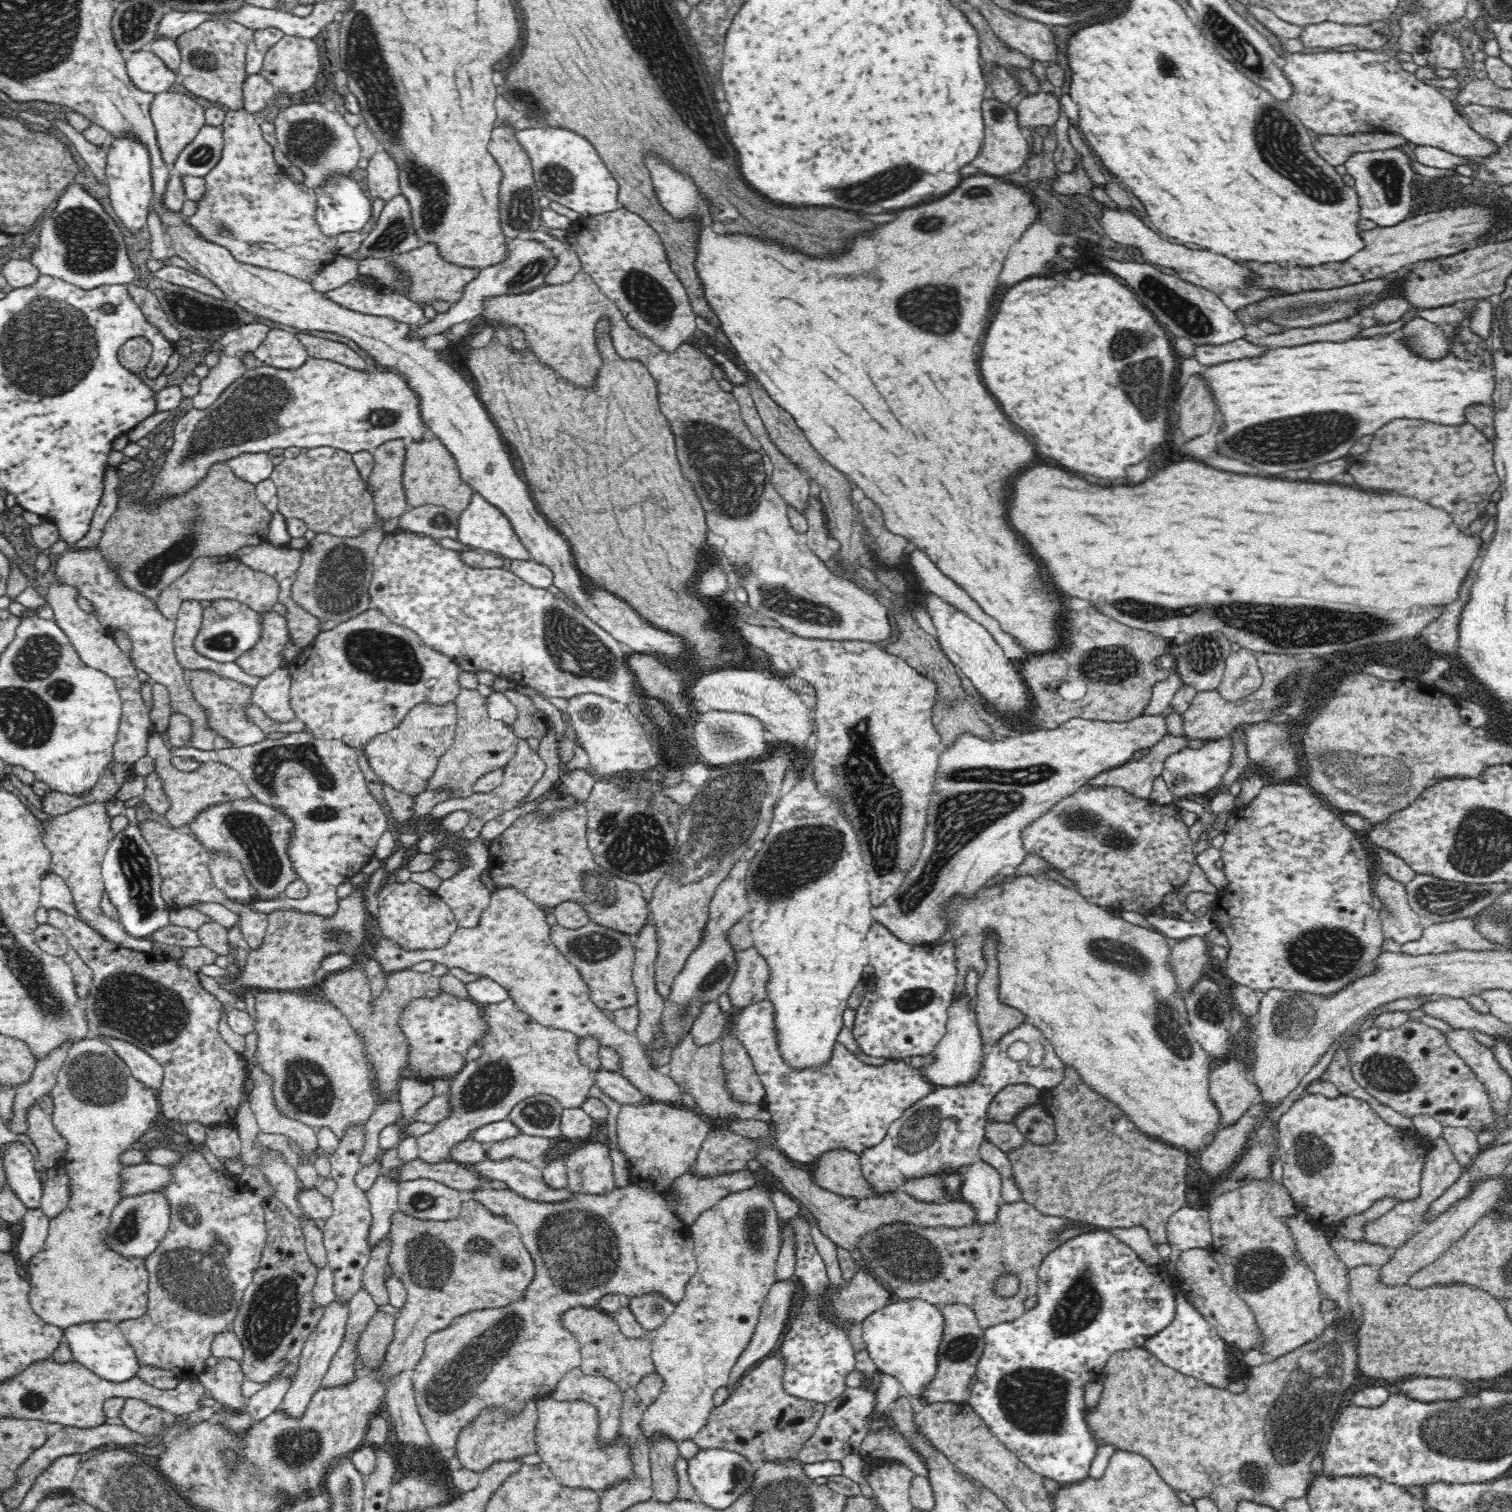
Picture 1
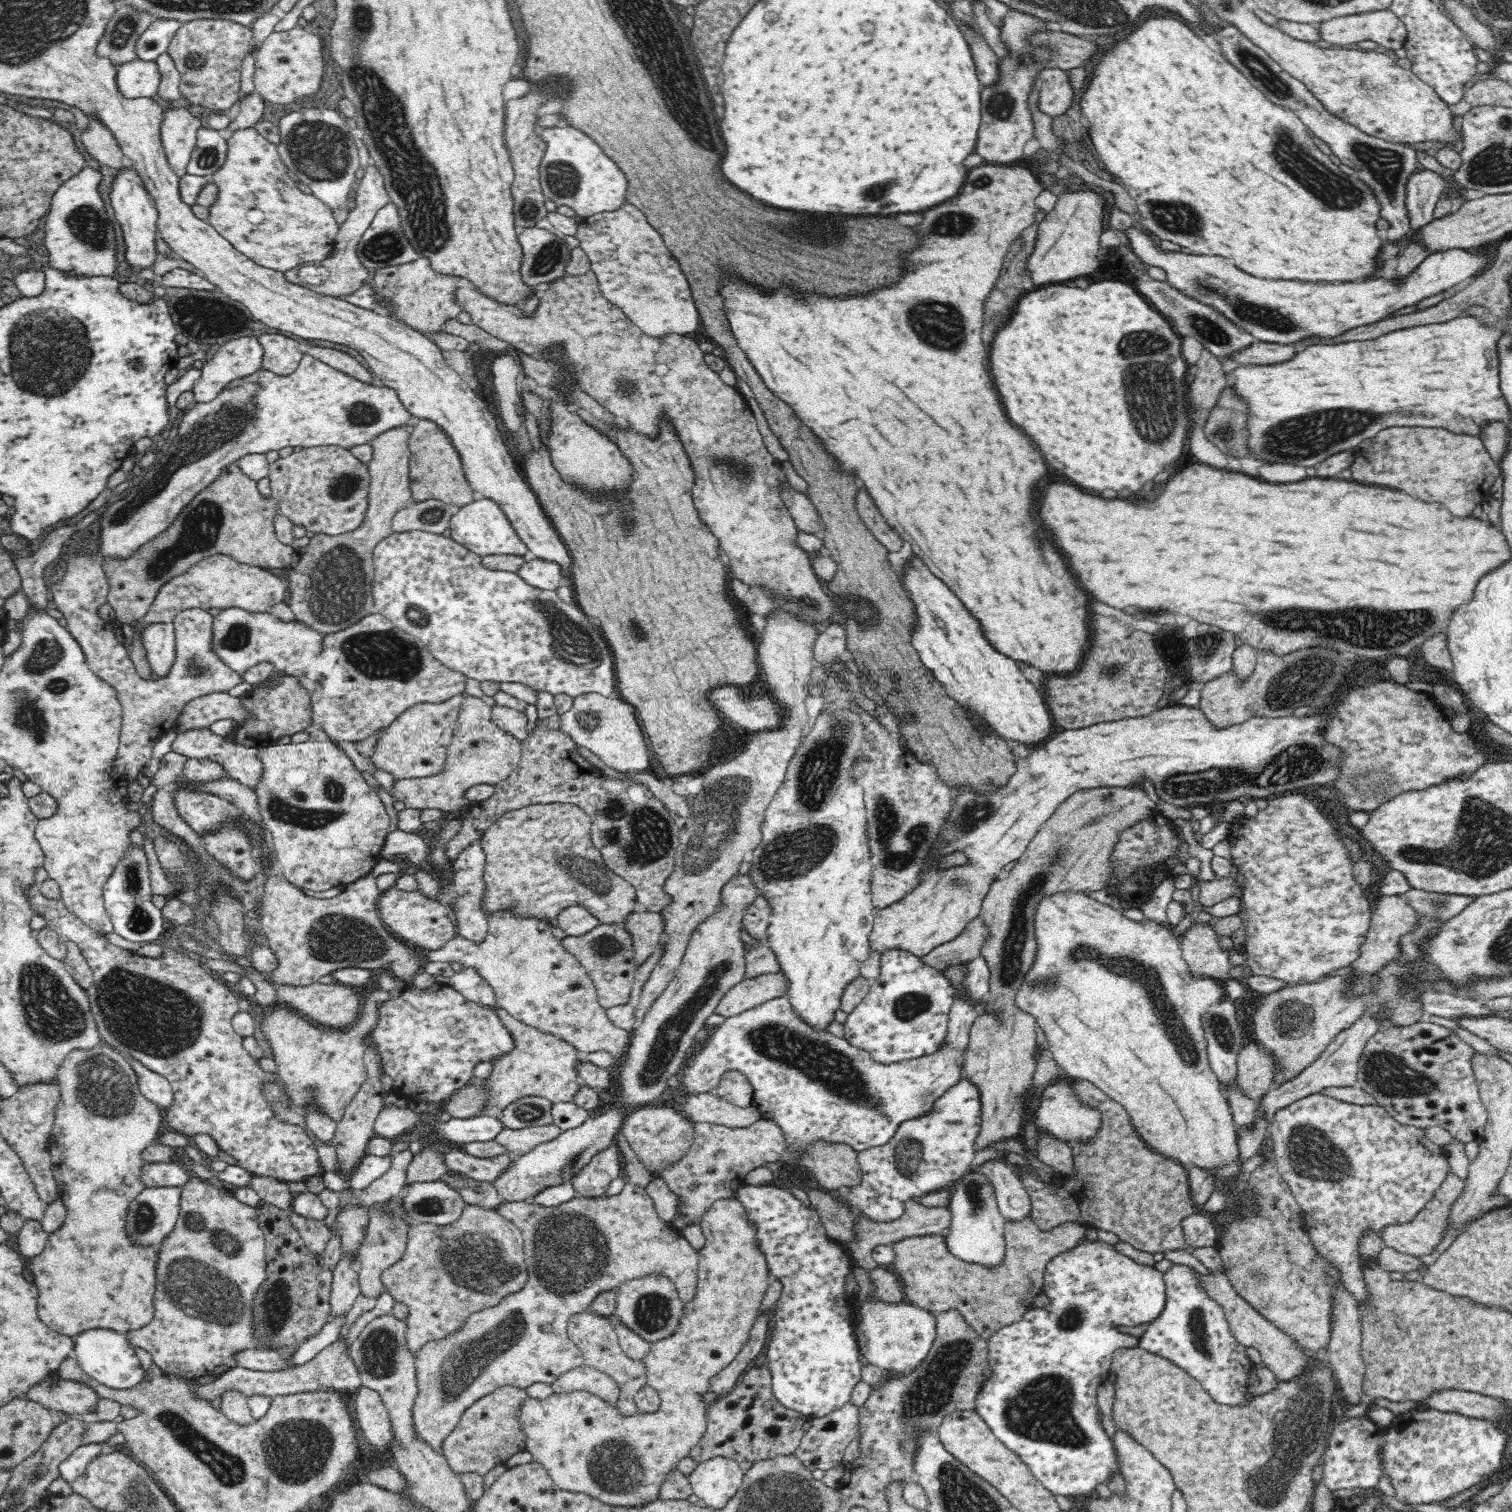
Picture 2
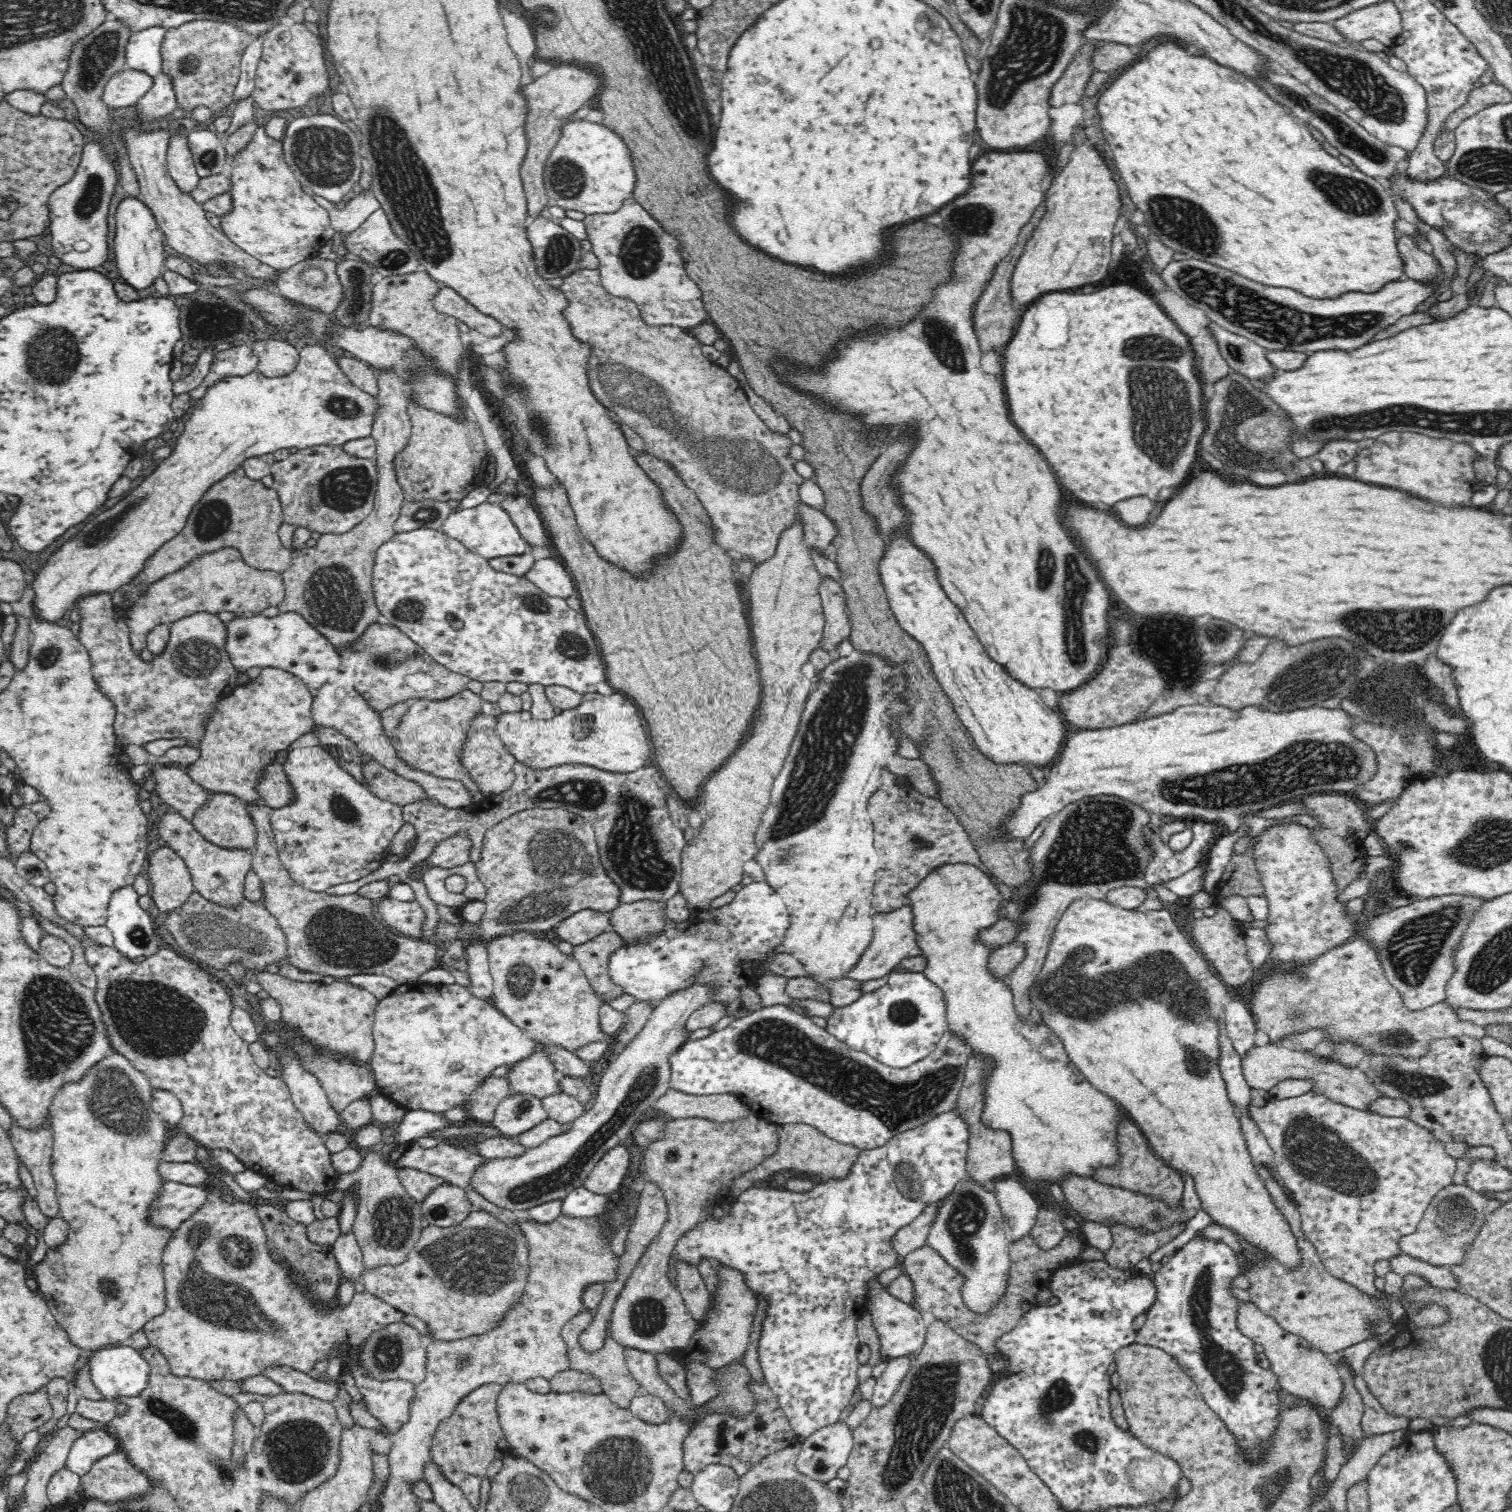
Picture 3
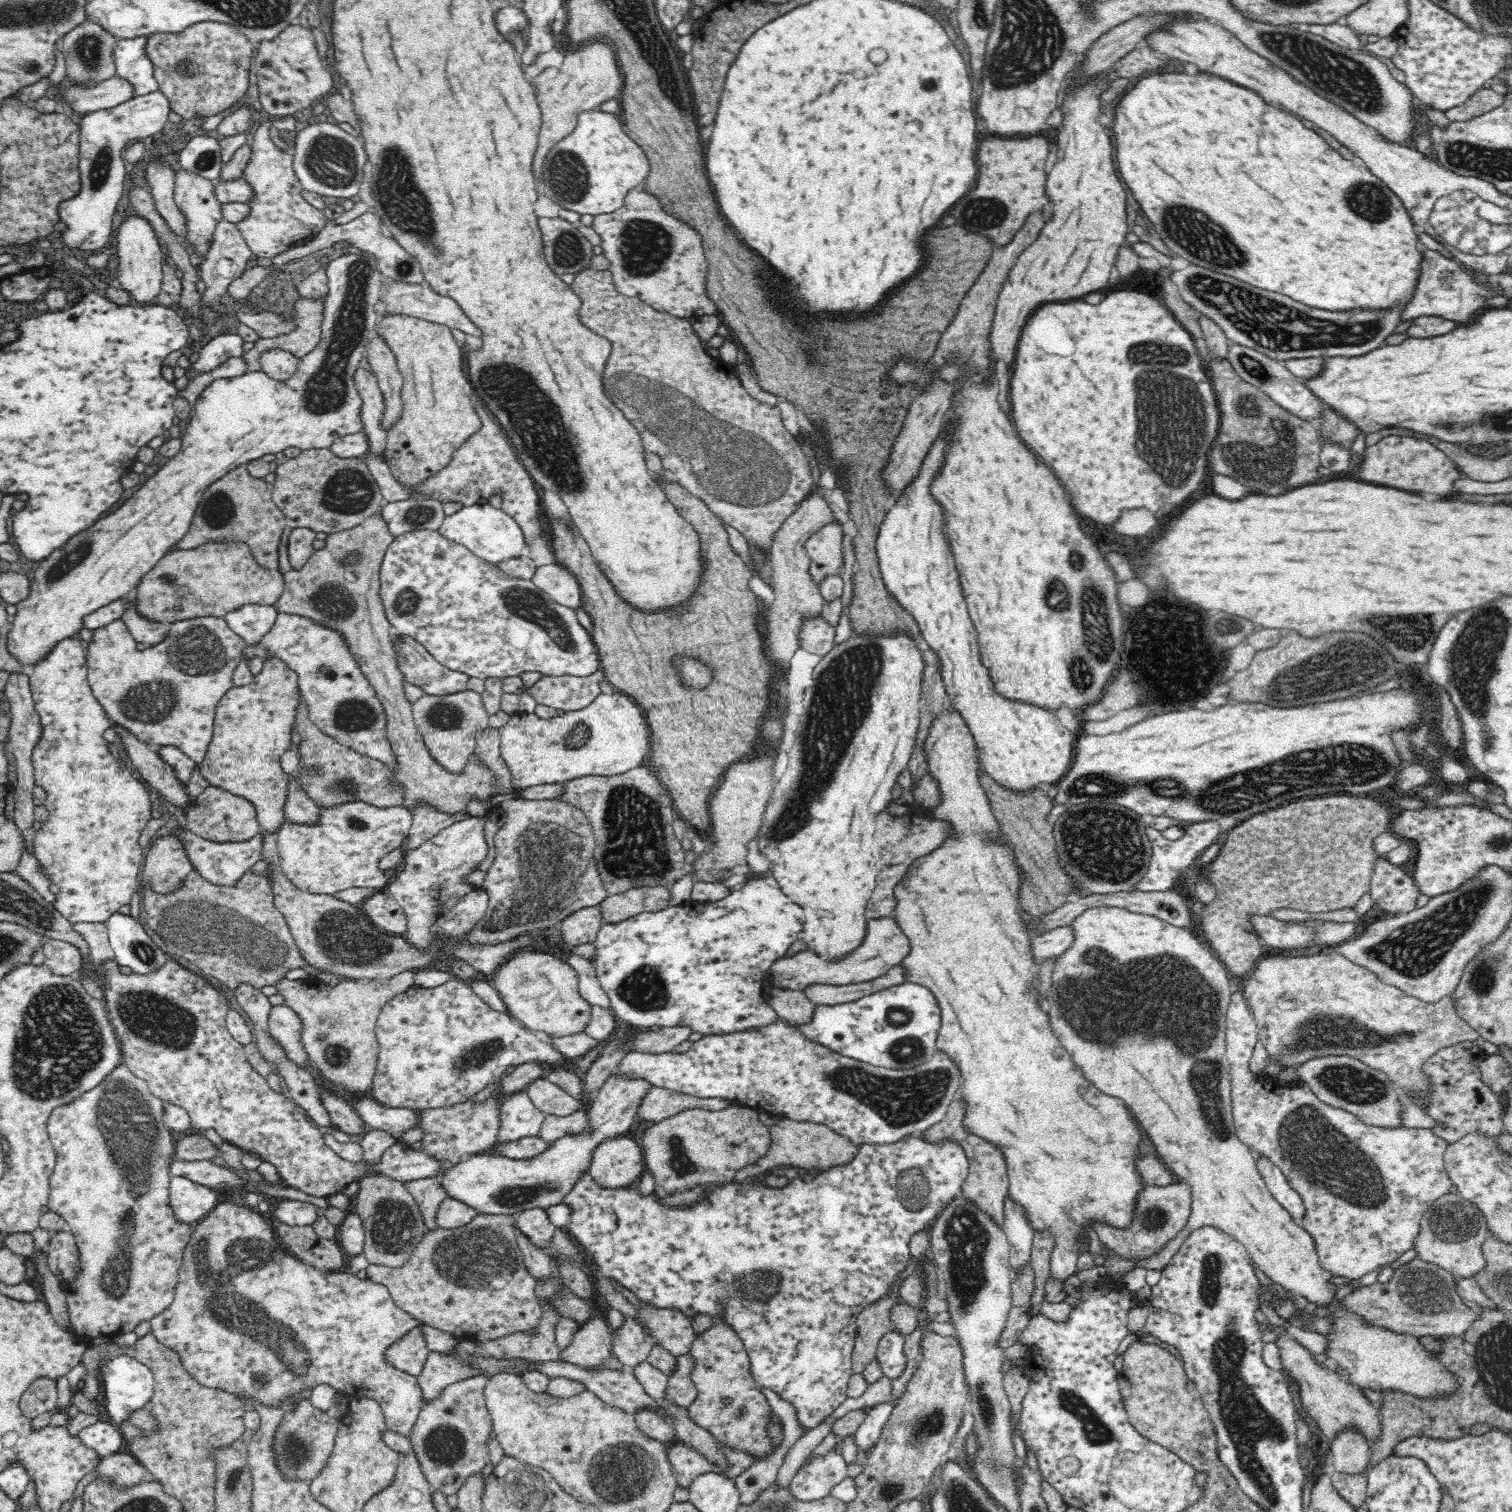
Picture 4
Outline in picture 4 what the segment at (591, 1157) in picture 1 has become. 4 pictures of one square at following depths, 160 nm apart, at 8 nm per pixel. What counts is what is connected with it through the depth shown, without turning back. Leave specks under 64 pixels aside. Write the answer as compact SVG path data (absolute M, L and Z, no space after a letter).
M630 1135L608 1139L592 1153L589 1173L605 1189L619 1189L632 1184L645 1171L642 1149Z

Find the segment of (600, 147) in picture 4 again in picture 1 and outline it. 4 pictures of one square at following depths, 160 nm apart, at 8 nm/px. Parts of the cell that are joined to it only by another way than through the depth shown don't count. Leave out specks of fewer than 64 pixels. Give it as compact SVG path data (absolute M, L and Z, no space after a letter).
M552 126L519 130L514 132L514 137L528 154L540 194L582 214L582 217L615 211L621 206L617 198L618 184L587 138L576 131Z

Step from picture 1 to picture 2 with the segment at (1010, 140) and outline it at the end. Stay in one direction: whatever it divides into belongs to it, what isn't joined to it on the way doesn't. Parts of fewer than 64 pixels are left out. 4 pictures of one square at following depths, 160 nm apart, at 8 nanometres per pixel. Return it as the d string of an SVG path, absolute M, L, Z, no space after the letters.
M1011 9L1003 17L1001 37L1008 46L1011 54L1002 60L999 68L999 81L994 86L983 87L981 90L982 126L978 136L976 154L982 156L990 164L1008 165L1024 156L1024 146L1034 136L1034 124L1028 109L1028 94L1038 81L1038 72L1044 68L1053 68L1046 47L1032 47L1026 36L1034 30L1059 30L1060 25L1040 21L1032 15Z

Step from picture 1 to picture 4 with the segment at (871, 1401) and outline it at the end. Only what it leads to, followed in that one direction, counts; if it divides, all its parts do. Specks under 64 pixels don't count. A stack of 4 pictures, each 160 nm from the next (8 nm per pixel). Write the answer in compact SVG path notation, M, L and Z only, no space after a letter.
M837 1445L825 1454L810 1454L794 1474L789 1489L800 1501L821 1500L847 1477L848 1465Z

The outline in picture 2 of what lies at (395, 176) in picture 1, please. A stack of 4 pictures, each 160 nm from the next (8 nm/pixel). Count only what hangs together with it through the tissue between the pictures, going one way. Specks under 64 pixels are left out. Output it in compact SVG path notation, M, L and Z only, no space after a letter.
M371 163L365 168L364 175L358 183L356 188L356 208L350 210L347 219L336 235L335 254L328 256L320 262L322 267L325 267L330 272L330 278L326 282L322 282L319 286L310 285L308 288L315 292L328 295L328 297L344 297L345 295L354 293L360 286L371 279L371 271L362 265L362 261L356 254L356 246L360 242L362 235L368 230L370 223L374 220L376 213L386 204L390 203L390 195L387 194L385 187L385 180L383 174L379 171L379 168L375 164Z

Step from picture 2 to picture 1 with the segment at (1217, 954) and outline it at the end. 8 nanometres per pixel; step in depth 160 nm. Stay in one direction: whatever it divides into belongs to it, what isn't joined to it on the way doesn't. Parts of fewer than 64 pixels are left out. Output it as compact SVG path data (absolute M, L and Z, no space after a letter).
M1187 935L1171 949L1168 969L1174 973L1176 993L1186 993L1210 967L1208 944L1205 937Z

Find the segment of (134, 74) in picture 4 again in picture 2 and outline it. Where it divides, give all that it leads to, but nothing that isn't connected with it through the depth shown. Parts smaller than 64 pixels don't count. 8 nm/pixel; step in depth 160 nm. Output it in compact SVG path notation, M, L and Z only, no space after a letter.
M158 18L137 38L136 52L140 60L154 60L167 52L172 37L184 24L181 20Z

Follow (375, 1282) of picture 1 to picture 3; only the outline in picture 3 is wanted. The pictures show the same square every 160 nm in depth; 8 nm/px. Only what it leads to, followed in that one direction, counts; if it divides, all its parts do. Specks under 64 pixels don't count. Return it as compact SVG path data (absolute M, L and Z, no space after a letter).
M374 1148L364 1159L361 1165L353 1172L339 1174L336 1178L333 1191L344 1192L356 1189L357 1215L352 1226L352 1234L363 1253L363 1266L365 1271L376 1270L380 1266L394 1266L405 1262L406 1256L411 1252L420 1239L422 1230L429 1226L428 1221L422 1220L420 1203L412 1198L402 1183L398 1180L396 1168L384 1163Z

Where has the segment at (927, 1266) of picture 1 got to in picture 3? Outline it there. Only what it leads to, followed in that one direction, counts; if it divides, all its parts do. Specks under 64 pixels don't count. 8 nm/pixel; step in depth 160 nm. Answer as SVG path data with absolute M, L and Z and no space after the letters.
M1066 1231L1064 1239L1055 1248L1049 1250L1040 1249L1032 1234L1010 1243L1011 1270L1006 1280L1007 1288L1000 1301L988 1312L976 1312L965 1305L962 1290L967 1276L952 1269L952 1266L948 1265L948 1262L945 1262L944 1258L941 1258L940 1254L929 1245L922 1246L904 1257L902 1267L904 1266L906 1276L912 1279L915 1293L913 1301L918 1304L918 1308L932 1312L937 1319L945 1320L960 1336L977 1344L986 1355L989 1355L997 1352L996 1340L1015 1328L1029 1309L1038 1306L1040 1290L1047 1287L1053 1272L1078 1259L1085 1247L1085 1240L1077 1231Z

